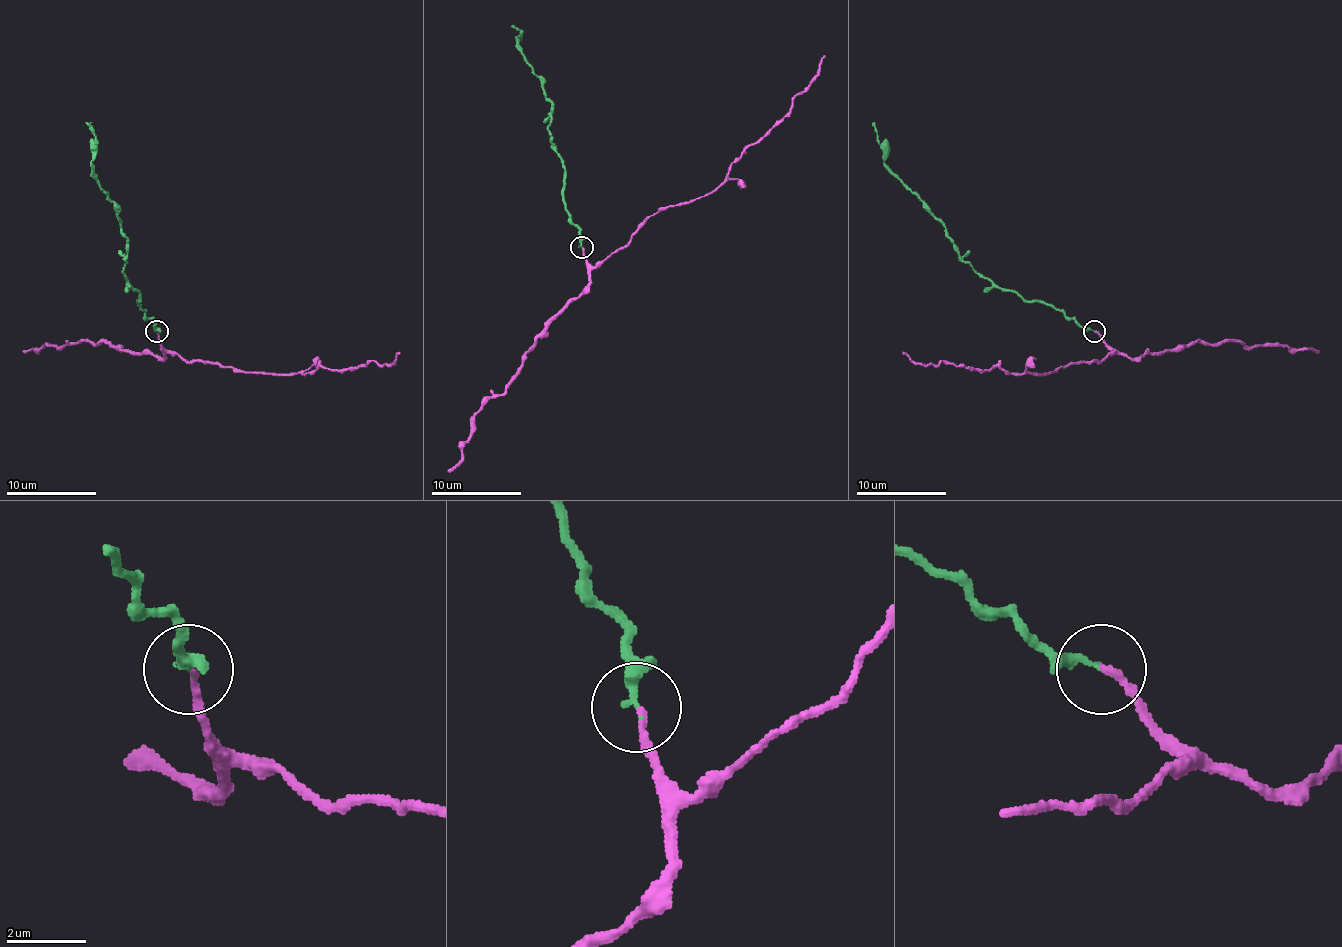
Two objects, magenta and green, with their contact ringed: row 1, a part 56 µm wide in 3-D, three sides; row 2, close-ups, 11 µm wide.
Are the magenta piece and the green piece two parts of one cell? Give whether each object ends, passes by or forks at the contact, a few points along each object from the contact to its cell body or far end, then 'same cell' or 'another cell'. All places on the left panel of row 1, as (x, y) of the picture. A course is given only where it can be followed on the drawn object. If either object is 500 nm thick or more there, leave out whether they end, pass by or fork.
magenta ends there; green ends there; magenta runs (157, 332), (157, 341), (184, 361), (213, 361), (242, 372), (353, 370), (371, 361), (393, 363), (400, 352); green runs (157, 332), (139, 305), (137, 291), (126, 278), (119, 208), (99, 183), (94, 170), (94, 132), (85, 123); same cell

